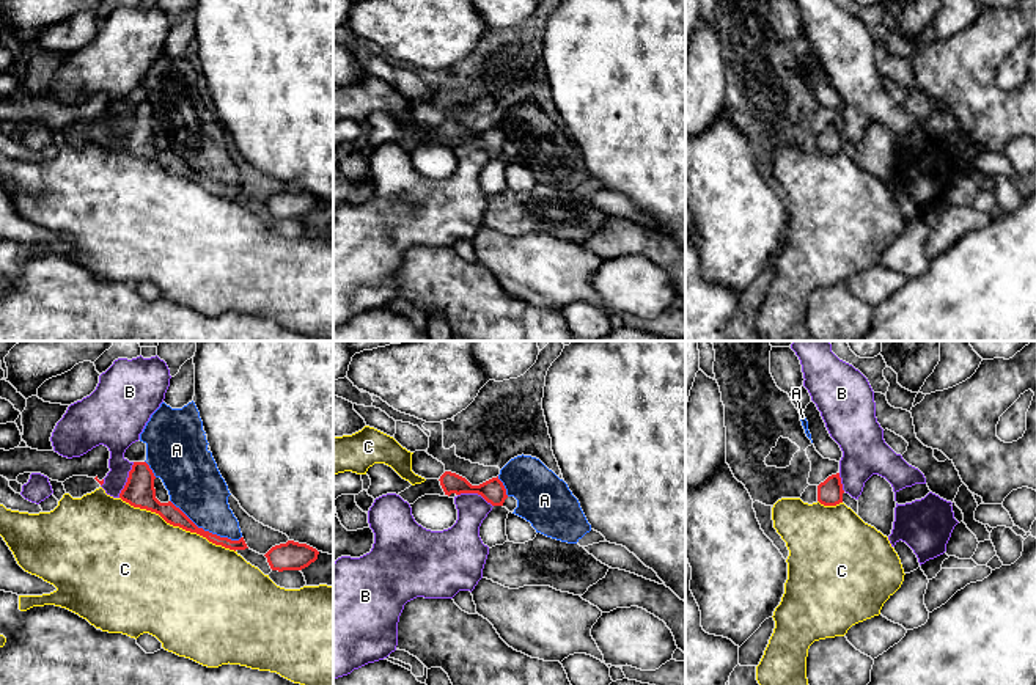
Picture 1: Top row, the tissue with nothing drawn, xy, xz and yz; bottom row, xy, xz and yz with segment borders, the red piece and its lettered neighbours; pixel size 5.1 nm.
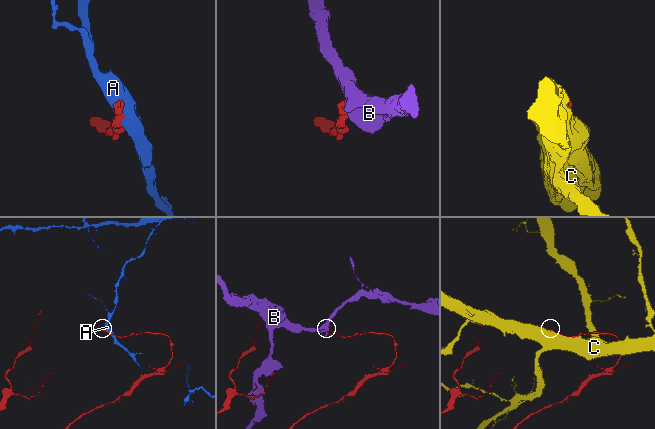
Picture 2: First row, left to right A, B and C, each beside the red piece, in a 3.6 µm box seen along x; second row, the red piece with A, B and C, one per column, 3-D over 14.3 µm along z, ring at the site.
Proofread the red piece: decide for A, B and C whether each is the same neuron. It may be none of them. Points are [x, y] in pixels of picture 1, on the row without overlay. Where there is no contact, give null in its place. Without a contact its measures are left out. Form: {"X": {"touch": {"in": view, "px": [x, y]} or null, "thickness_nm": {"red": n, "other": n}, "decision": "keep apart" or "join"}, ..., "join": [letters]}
{"A": {"touch": {"in": "xy", "px": [206, 179]}, "thickness_nm": {"red": 90, "other": 280}, "decision": "keep apart"}, "B": {"touch": {"in": "xy", "px": [128, 128]}, "thickness_nm": {"red": 160, "other": 180}, "decision": "keep apart"}, "C": {"touch": {"in": "xy", "px": [178, 173]}, "thickness_nm": {"red": 140, "other": 480}, "decision": "keep apart"}, "join": []}

